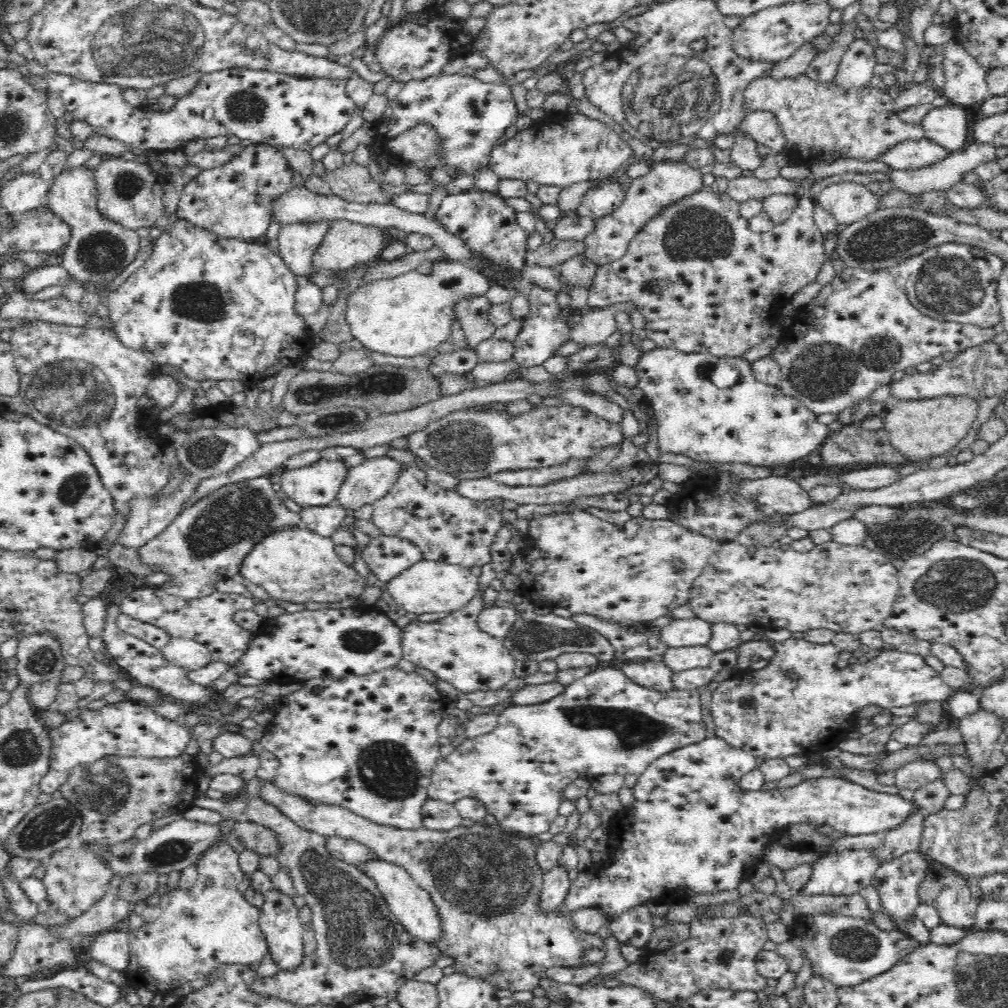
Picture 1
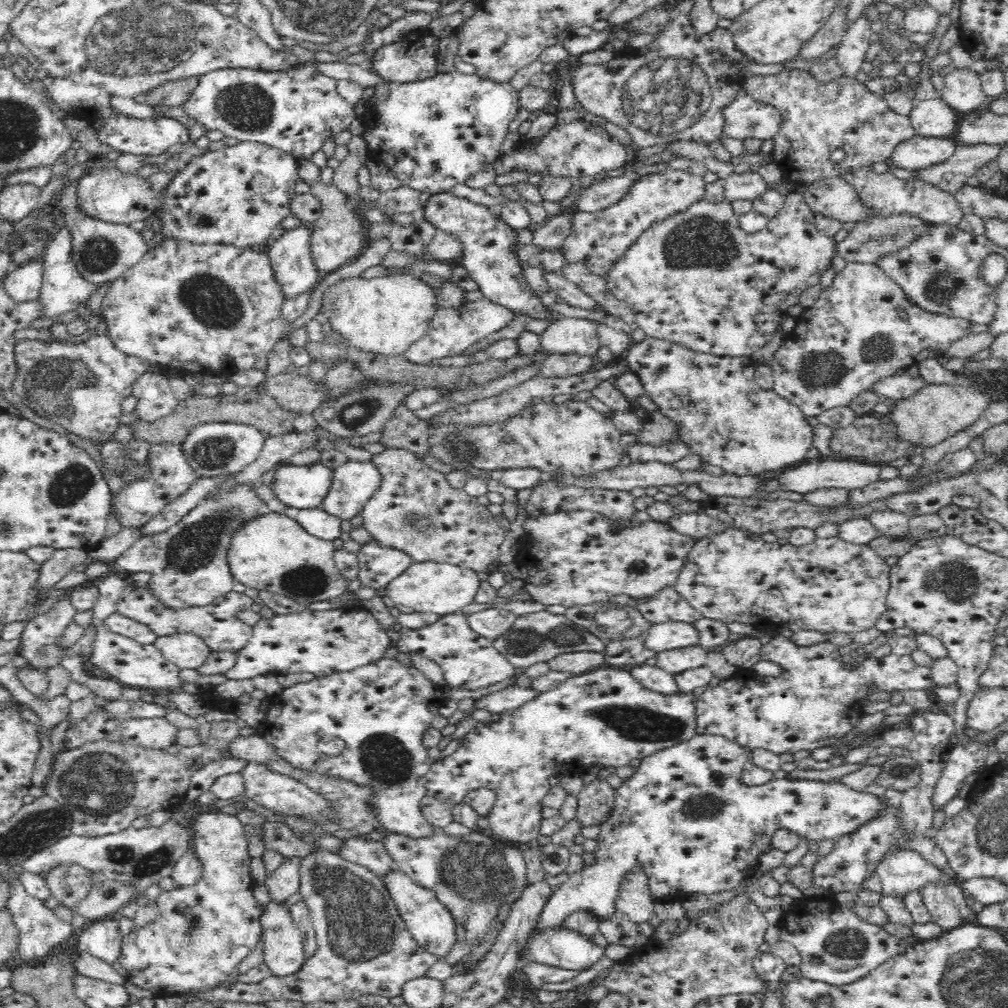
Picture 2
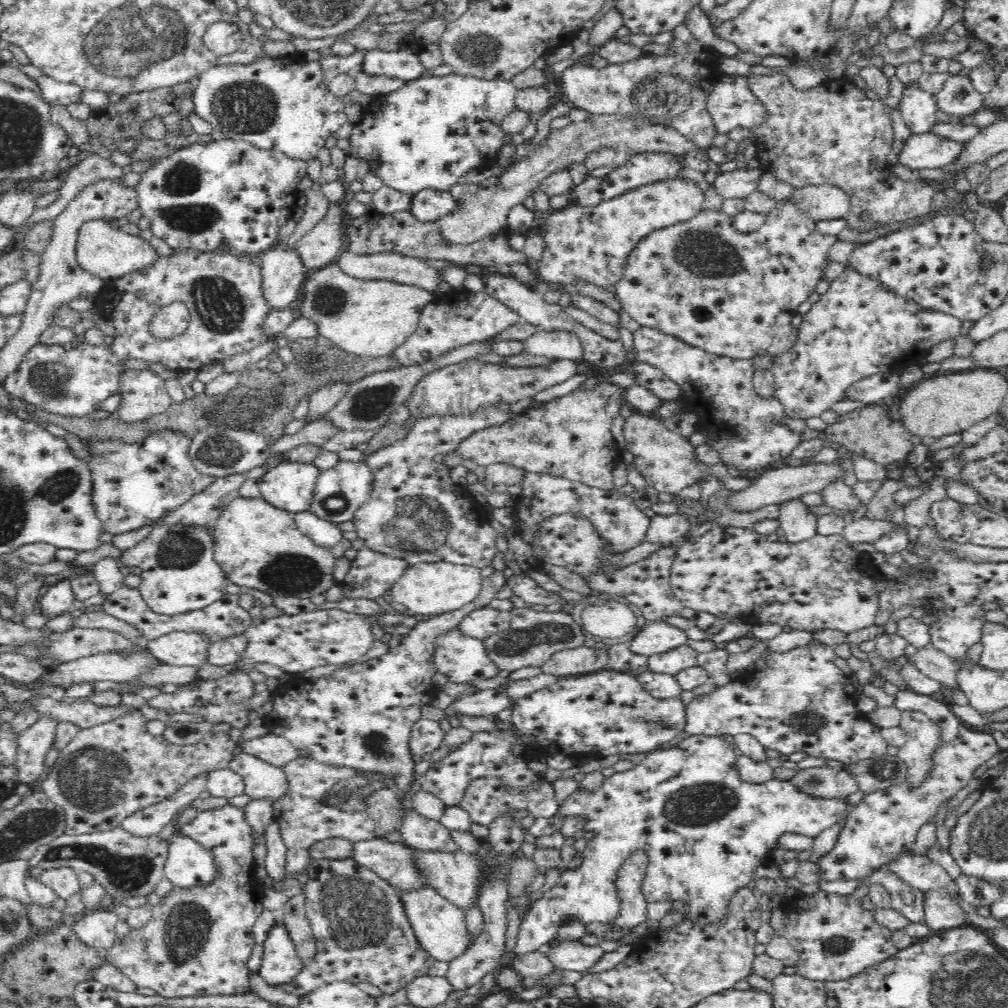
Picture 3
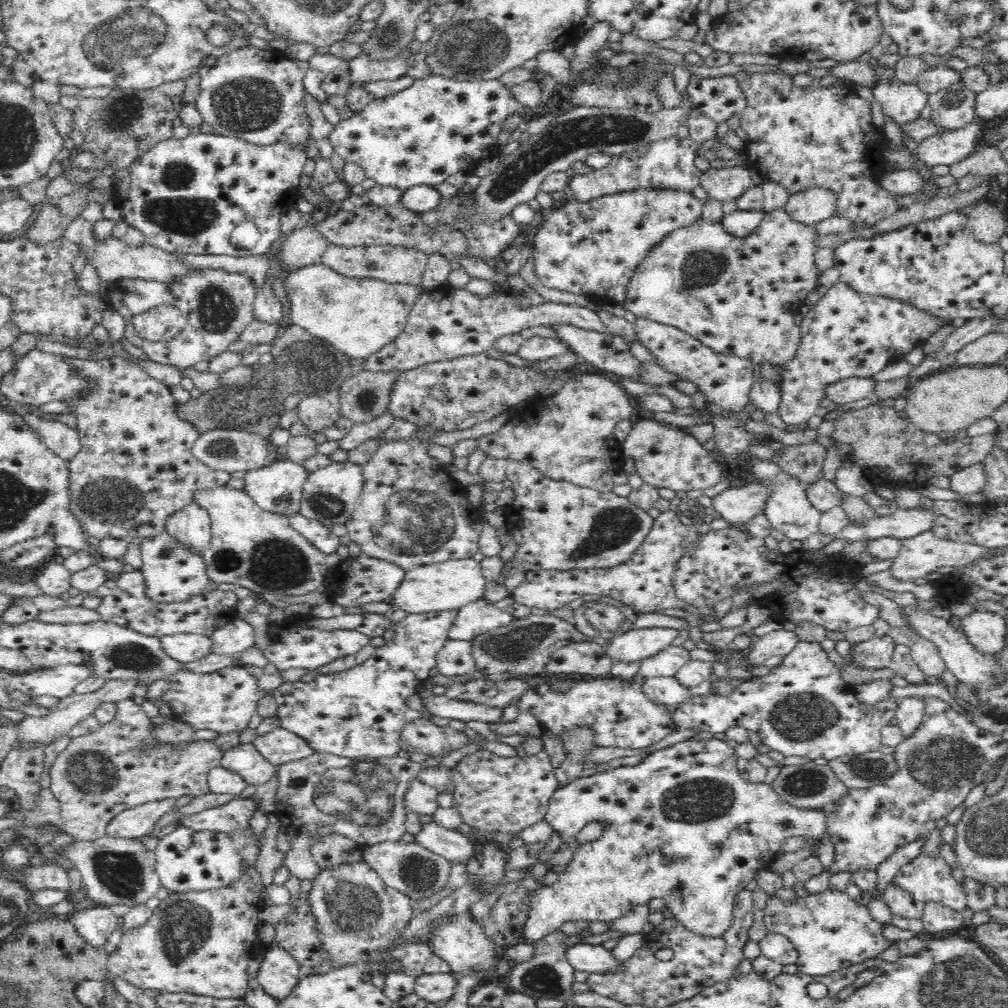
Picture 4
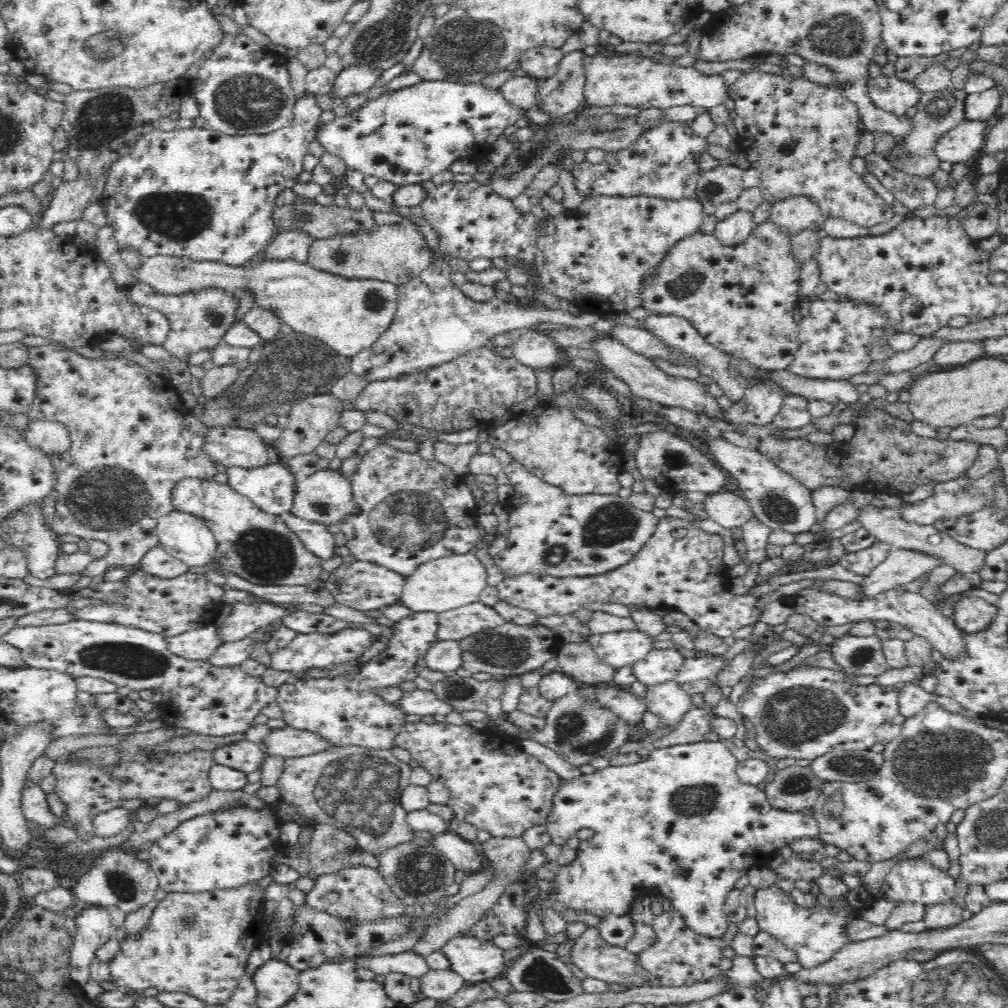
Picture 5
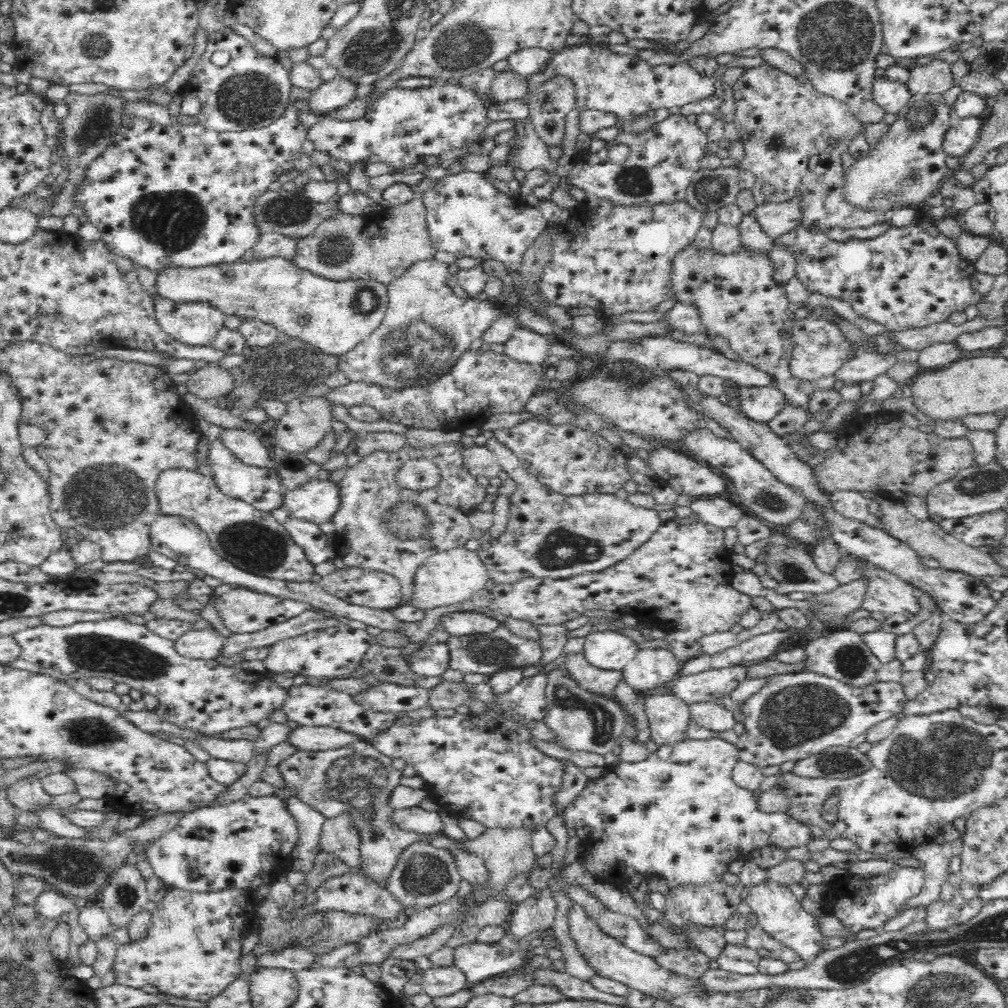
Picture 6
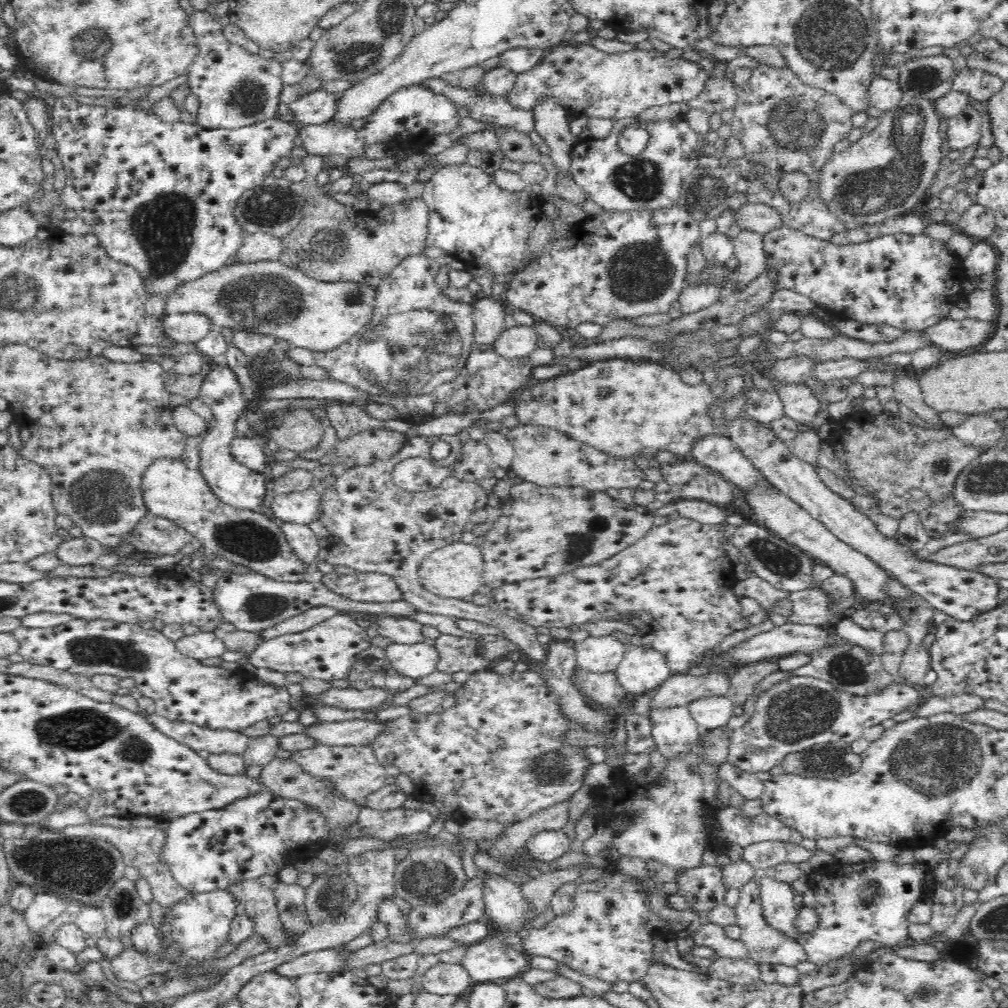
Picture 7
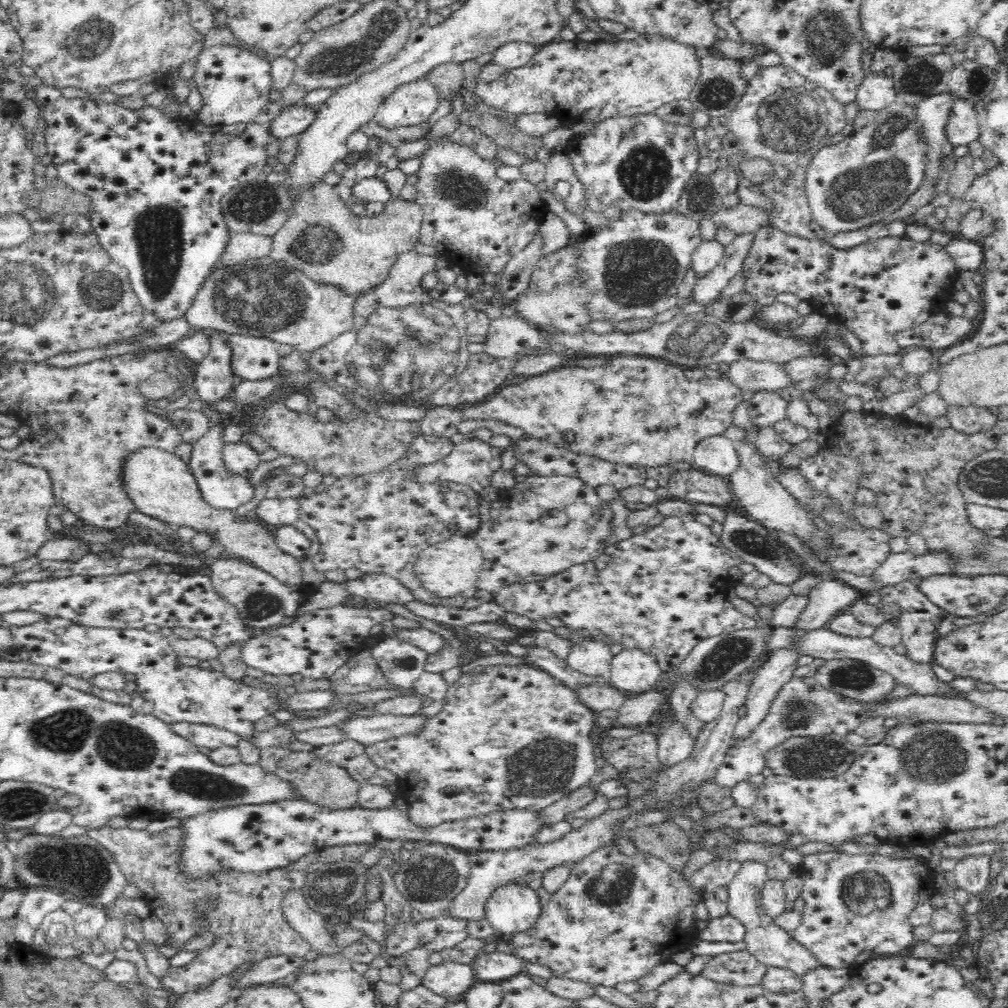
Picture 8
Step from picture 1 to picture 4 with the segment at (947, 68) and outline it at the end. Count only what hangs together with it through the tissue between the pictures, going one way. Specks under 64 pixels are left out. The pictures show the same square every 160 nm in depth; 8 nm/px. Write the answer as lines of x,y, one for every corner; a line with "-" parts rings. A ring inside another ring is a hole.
961,80
929,94
927,105
931,111
930,123
941,132
964,128
974,122
976,116
975,92
964,86

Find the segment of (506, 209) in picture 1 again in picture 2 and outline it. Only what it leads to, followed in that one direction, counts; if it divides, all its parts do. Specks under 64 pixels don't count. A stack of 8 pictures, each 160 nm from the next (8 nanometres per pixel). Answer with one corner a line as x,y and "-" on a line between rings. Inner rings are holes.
441,192
432,194
422,209
424,220
433,224
436,229
458,235
464,241
461,264
468,269
487,300
504,306
515,314
525,315
530,319
548,320
551,324
563,318
556,310
546,310
544,305
547,299
538,297
523,277
523,267
511,250
516,240
516,231
500,217
494,216
486,206
472,203
466,197
455,196
454,192

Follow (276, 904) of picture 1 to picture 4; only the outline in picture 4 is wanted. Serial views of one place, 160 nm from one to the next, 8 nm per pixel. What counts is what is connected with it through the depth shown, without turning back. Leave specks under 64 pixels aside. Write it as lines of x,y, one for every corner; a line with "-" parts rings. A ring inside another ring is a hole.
273,942
264,954
256,977
265,993
282,1001
290,996
300,978
299,964

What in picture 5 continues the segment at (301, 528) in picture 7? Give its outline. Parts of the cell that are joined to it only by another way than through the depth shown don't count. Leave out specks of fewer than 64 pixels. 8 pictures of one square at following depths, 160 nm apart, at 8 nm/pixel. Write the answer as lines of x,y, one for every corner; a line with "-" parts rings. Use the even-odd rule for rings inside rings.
282,513
281,519
288,530
291,530
302,541
303,547
320,560
330,560
334,556
334,534
326,529
326,525
298,518
290,513

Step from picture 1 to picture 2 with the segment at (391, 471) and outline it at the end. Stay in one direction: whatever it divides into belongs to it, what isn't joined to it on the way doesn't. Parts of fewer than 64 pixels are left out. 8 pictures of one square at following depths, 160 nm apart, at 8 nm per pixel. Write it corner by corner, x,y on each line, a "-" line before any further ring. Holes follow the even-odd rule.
348,460
332,471
331,483
319,506
340,520
352,520
379,487
381,476
372,461

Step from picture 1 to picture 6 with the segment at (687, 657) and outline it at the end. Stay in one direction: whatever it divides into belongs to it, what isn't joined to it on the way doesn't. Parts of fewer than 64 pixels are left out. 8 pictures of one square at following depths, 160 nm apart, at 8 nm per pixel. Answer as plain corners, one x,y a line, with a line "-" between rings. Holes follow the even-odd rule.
666,648
640,649
621,670
623,681
635,691
659,688
679,675
681,664

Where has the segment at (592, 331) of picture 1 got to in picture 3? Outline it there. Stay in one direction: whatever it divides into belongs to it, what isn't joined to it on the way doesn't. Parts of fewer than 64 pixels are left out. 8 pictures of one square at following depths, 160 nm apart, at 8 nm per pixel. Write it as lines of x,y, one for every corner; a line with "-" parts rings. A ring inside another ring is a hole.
540,330
525,341
525,350
532,356
551,359
567,359
576,361
582,358
584,349
576,335
565,332
547,332

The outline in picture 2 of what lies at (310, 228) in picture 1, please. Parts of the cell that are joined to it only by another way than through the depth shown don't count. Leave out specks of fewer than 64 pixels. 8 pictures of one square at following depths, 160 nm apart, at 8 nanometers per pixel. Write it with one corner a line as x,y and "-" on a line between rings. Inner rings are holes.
301,224
294,229
286,230
280,238
271,241
265,248
274,280
279,286
284,299
292,299
300,294
310,293
321,279
310,254
310,235
311,230

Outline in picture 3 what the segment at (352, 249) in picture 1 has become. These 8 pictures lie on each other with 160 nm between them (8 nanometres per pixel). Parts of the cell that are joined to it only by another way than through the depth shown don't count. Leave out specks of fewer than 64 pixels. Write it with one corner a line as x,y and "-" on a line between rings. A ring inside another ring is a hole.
332,202
326,216
319,220
304,236
297,242
295,251
300,257
301,263
309,270
329,265
335,262
335,258
346,250
346,242
342,232
343,212
340,203

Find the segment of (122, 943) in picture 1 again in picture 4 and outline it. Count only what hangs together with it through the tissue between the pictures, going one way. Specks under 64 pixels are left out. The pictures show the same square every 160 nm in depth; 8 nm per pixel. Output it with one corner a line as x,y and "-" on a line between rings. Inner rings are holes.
89,907
76,911
70,919
78,935
90,946
104,946
107,938
117,930
118,917
110,907

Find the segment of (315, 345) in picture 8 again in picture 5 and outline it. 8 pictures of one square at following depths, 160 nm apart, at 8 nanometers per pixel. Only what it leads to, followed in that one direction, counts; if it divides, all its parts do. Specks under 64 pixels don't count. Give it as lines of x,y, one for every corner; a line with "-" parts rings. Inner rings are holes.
154,256
142,259
133,275
164,295
181,296
208,289
234,295
236,300
252,295
256,308
270,310
278,318
282,324
281,335
294,332
319,339
340,356
350,359
364,348
370,348
388,330
398,304
397,285
389,280
348,279
316,270
306,262
294,259
265,259
250,266
234,266
223,262

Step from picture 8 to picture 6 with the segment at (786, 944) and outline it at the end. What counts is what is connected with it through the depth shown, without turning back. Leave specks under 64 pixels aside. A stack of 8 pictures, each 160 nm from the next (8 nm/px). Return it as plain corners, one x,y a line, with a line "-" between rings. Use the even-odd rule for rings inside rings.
750,912
747,918
745,945
748,948
755,950
761,958
783,960
786,964
801,960
801,956
796,951
784,945
782,941
772,938
762,929
754,912

